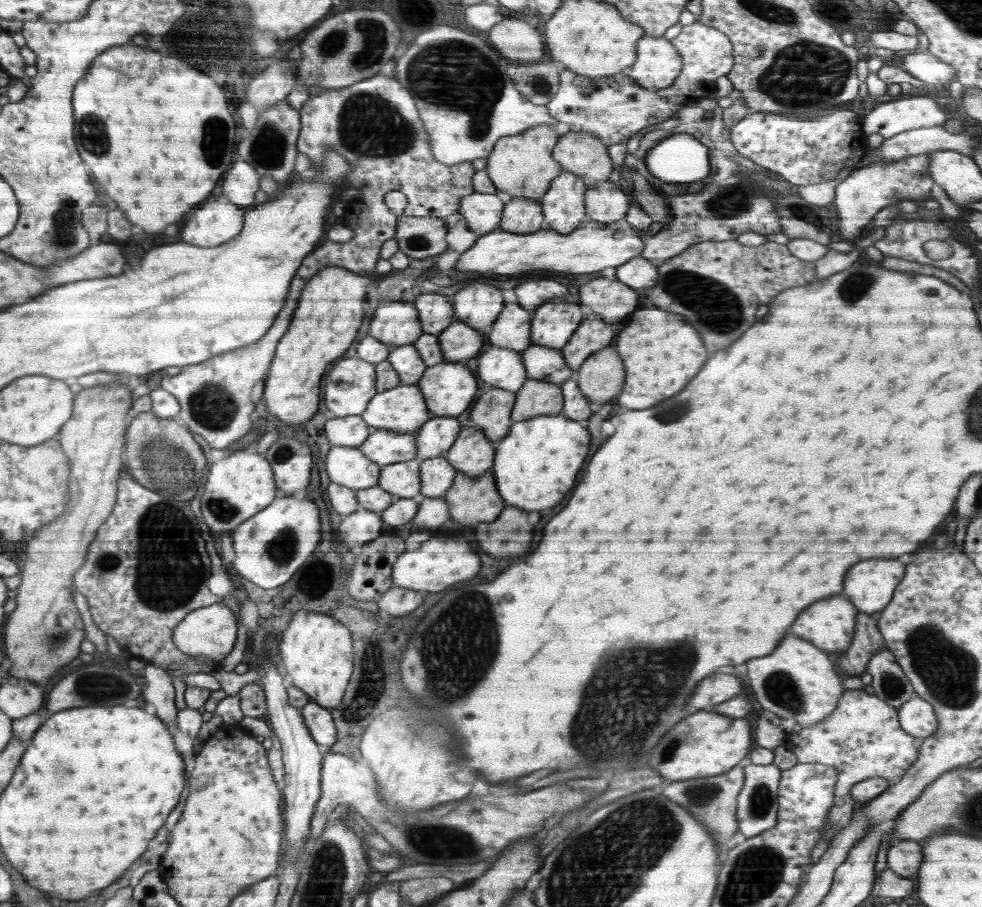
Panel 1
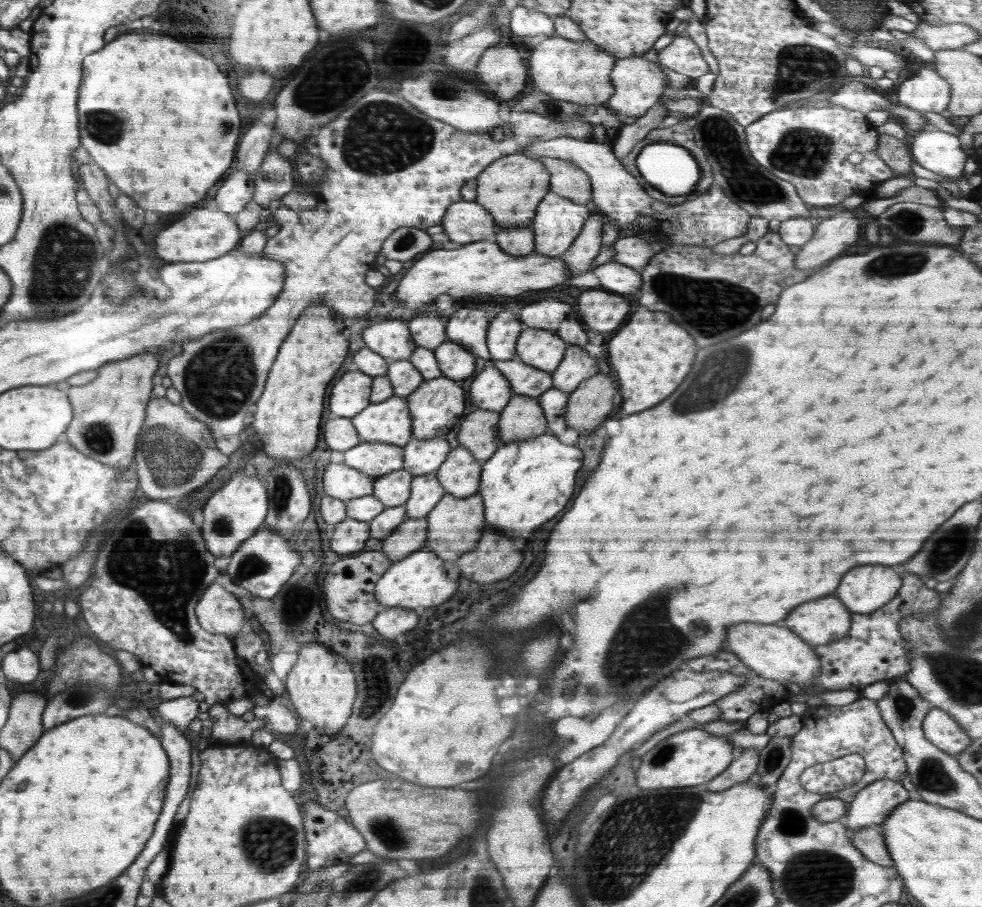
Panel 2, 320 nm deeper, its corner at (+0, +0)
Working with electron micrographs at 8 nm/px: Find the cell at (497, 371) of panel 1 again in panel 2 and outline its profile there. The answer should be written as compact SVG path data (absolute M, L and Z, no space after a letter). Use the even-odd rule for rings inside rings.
M493 360L486 361L484 369L474 378L470 389L470 402L479 410L501 413L513 397L510 381L493 365Z

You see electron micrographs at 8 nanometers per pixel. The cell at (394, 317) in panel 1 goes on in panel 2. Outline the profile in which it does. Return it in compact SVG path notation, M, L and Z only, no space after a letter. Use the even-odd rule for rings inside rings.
M380 320L363 331L366 347L388 361L409 360L417 344L412 340L410 329L404 320Z

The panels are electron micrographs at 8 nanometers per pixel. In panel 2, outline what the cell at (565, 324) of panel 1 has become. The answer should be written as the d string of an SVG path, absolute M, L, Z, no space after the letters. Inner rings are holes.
M530 328L520 333L515 353L524 364L538 370L554 372L564 358L568 344L557 334L543 328Z

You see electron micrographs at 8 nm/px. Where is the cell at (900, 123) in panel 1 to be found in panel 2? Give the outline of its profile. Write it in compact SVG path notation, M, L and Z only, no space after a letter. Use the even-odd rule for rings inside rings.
M930 63L916 65L912 73L913 75L898 84L896 96L899 101L922 113L940 113L946 110L951 99L948 81L942 78Z

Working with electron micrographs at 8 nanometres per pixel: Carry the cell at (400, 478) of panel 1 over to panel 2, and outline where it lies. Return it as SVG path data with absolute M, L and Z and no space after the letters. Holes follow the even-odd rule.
M406 469L375 477L373 495L387 508L405 505L411 493L412 474Z

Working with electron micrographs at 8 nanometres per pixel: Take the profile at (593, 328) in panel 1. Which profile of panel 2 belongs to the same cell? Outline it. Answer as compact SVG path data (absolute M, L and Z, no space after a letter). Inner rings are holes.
M568 345L564 358L551 374L553 387L570 394L581 382L598 372L595 357L590 356L581 346Z

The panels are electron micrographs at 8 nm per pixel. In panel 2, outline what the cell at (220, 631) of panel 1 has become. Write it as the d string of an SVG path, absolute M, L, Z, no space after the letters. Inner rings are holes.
M221 584L210 585L195 607L200 627L210 634L237 636L244 624L243 606Z

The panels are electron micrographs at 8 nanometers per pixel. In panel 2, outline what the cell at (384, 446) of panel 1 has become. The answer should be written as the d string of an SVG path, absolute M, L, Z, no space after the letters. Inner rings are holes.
M360 442L344 451L343 463L375 478L402 469L403 456L401 446L387 442Z

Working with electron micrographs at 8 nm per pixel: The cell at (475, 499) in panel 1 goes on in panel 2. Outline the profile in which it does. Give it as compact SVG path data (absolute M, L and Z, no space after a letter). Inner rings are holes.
M478 492L468 498L456 498L451 494L445 494L425 517L428 521L426 548L436 553L443 561L456 560L474 550L487 528L482 495Z

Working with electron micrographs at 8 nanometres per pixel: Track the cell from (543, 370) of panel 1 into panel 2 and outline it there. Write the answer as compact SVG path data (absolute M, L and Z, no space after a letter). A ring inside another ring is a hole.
M518 358L507 361L493 361L493 365L510 381L514 395L538 398L553 387L552 372L538 370L524 364Z

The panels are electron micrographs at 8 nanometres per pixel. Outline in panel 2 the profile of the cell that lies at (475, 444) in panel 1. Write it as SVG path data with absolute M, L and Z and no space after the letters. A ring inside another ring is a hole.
M462 445L451 449L446 460L435 470L435 475L445 490L456 498L468 498L477 493L480 487L482 465L485 461L476 460Z

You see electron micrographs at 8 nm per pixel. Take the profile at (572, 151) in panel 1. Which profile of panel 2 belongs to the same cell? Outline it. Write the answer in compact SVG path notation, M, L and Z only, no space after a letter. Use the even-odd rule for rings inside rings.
M540 157L539 160L550 175L549 191L581 205L592 198L592 180L582 168L558 158Z

